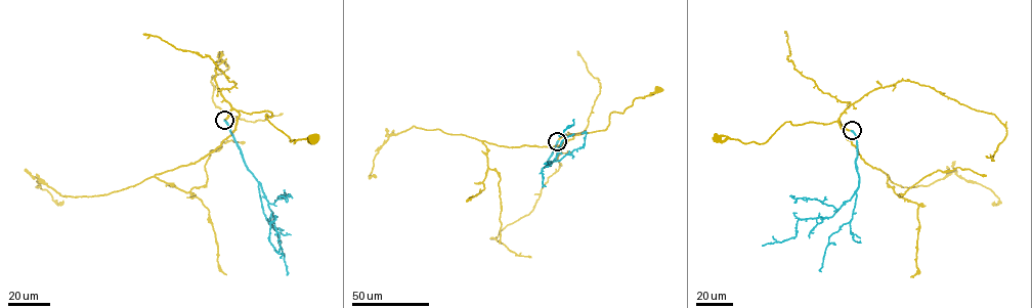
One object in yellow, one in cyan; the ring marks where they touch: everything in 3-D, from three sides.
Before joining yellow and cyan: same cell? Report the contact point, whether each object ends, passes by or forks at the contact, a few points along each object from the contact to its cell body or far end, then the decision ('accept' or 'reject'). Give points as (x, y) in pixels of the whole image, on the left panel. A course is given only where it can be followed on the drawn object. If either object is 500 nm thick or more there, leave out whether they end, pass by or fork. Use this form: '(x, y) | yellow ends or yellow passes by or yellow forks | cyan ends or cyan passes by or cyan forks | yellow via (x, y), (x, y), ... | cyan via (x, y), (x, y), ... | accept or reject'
(224, 120) | yellow ends | cyan ends | yellow via (224, 120), (231, 110), (270, 112), (272, 117), (265, 115), (269, 122), (294, 140), (293, 143), (314, 139) | cyan via (224, 120), (247, 168), (257, 181), (272, 211), (269, 240), (276, 252), (283, 254), (281, 258) | accept

